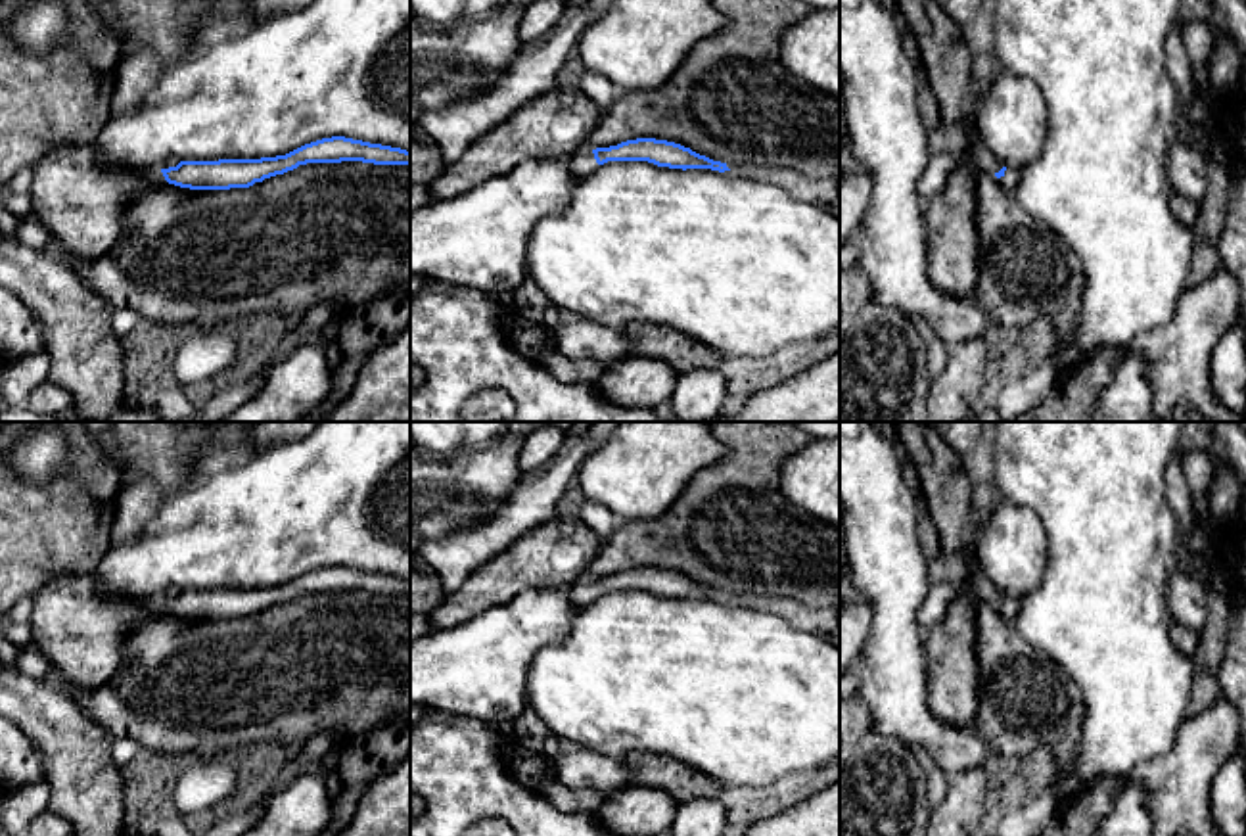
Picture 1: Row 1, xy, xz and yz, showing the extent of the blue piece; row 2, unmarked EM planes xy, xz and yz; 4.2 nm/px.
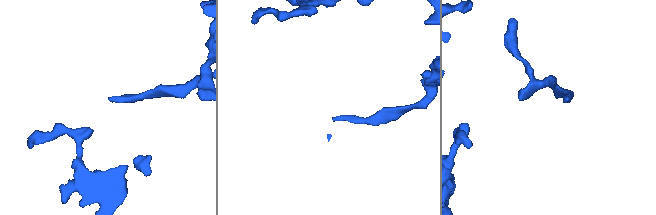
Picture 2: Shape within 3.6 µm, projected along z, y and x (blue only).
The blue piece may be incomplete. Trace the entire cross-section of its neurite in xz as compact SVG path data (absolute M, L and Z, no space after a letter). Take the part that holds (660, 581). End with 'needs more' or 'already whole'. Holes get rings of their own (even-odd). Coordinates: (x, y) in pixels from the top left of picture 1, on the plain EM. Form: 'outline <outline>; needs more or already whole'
outline M636 568L627 569L610 577L585 577L571 585L571 600L583 608L592 602L598 594L608 591L648 591L658 596L669 598L711 598L711 600L730 600L727 592L713 591L705 585L692 581L675 571L656 569L656 568Z; needs more

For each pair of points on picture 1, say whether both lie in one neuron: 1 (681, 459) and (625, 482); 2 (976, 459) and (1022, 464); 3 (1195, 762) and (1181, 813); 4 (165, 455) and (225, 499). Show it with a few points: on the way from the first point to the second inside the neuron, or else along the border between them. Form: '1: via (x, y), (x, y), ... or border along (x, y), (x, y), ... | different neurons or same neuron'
1: via (668, 459), (650, 459), (639, 470) | same neuron
2: border along (993, 441), (995, 486), (1003, 497) | different neurons
3: via (1183, 775), (1181, 800) | same neuron
4: border along (183, 489), (165, 497) | different neurons

